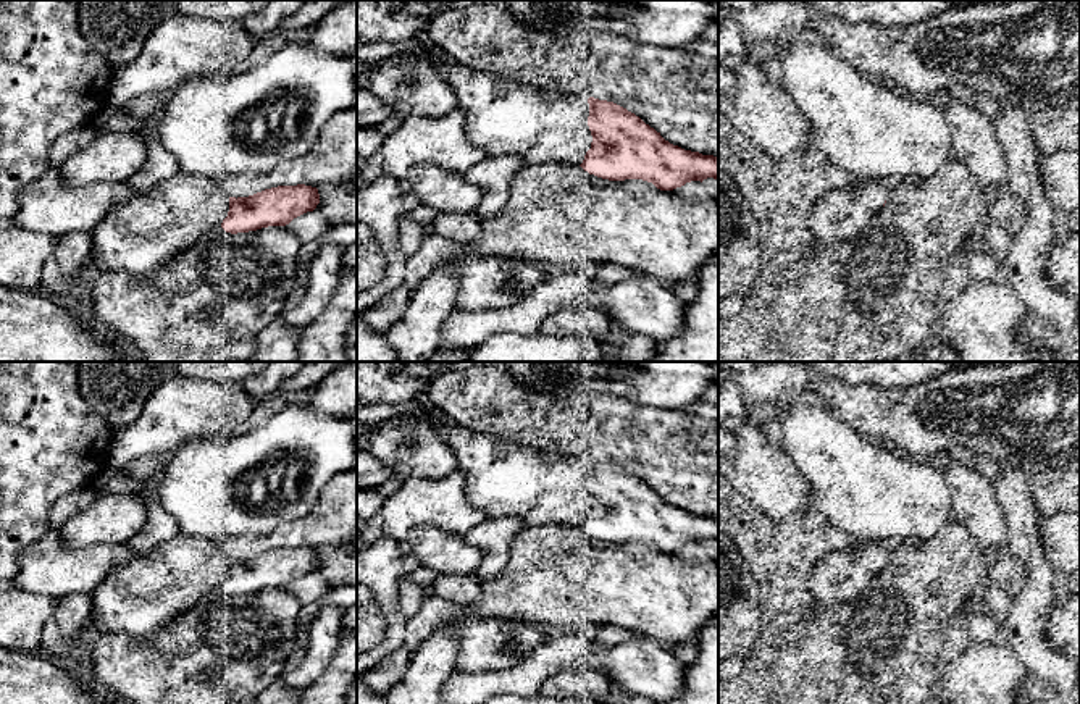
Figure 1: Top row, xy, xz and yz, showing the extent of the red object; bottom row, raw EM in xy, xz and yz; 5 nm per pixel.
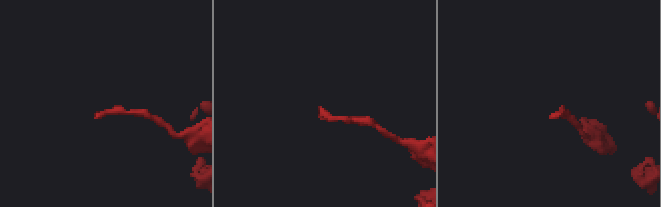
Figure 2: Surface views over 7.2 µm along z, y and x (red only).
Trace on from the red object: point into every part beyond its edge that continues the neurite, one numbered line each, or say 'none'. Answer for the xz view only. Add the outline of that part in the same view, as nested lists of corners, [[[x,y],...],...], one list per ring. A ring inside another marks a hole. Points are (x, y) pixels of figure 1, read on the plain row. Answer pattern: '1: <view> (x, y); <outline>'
1: xz (501, 478); [[[423,407],[418,417],[428,420],[450,446],[465,476],[465,496],[486,518],[517,517],[526,526],[565,525],[581,526],[591,510],[592,497],[588,488],[588,459],[568,459],[520,447],[492,434],[479,434],[463,428],[450,417],[434,421]]]

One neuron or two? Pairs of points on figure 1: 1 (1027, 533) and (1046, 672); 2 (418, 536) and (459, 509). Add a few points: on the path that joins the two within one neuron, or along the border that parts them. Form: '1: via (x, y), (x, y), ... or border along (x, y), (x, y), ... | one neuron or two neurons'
1: via (1033, 567), (1033, 638) | one neuron
2: border along (462, 536), (433, 525), (415, 525), (404, 540) | two neurons

